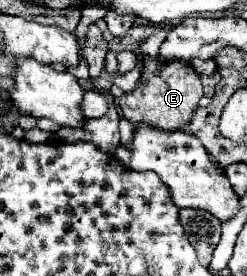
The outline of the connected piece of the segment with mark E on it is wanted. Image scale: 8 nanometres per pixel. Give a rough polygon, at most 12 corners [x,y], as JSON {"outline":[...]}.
{"outline":[[143,62],[121,96],[133,128],[181,130],[203,98],[189,62]]}

